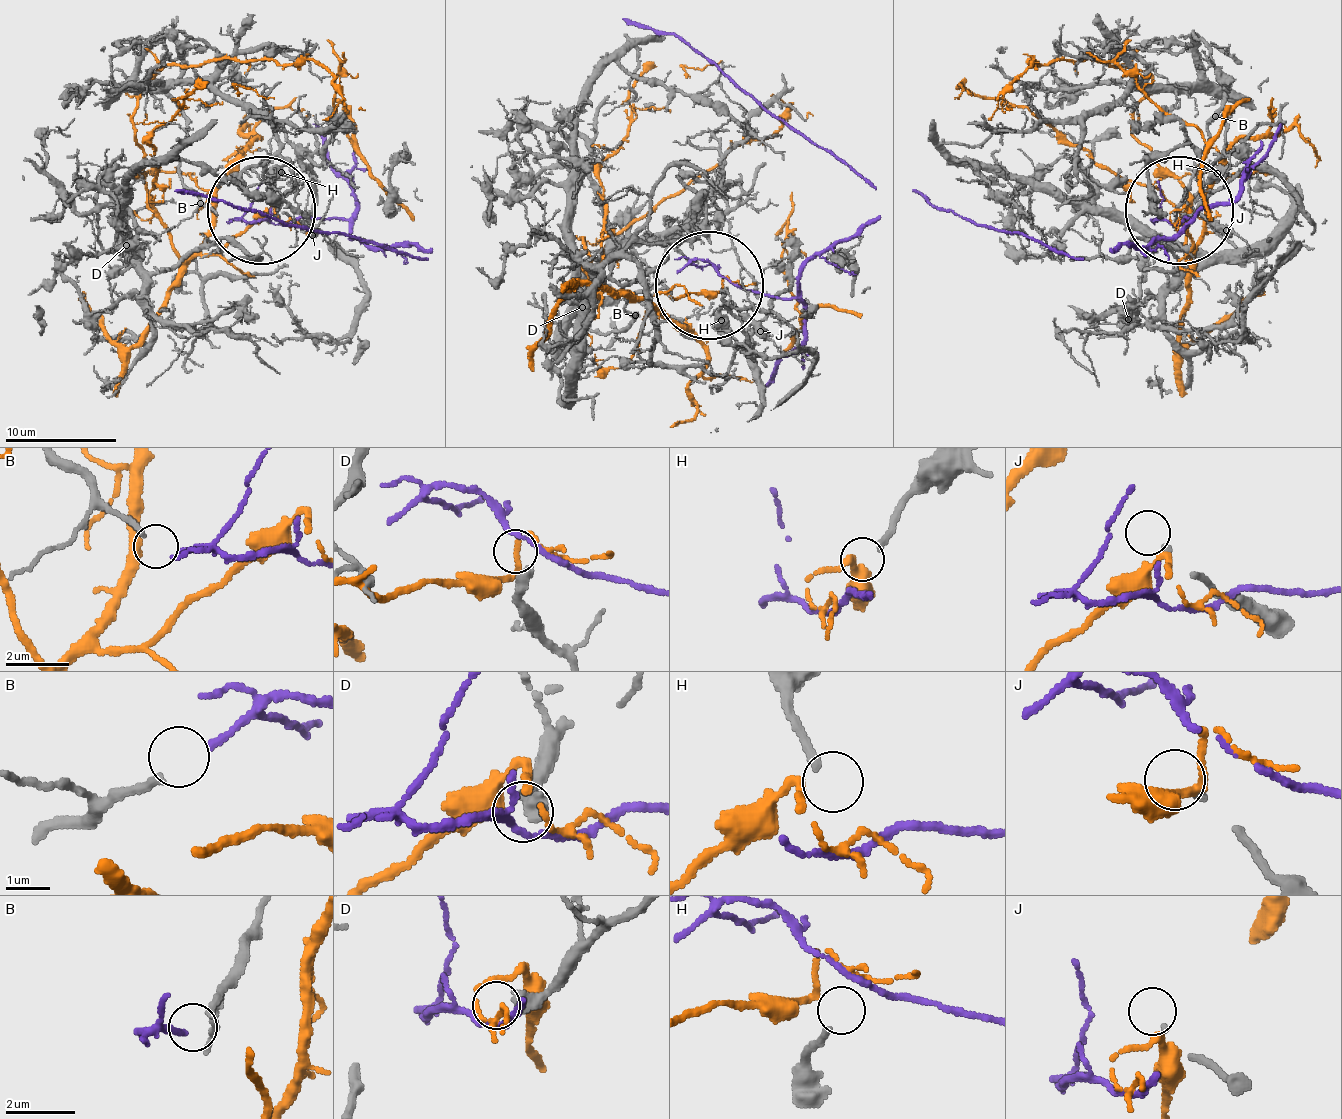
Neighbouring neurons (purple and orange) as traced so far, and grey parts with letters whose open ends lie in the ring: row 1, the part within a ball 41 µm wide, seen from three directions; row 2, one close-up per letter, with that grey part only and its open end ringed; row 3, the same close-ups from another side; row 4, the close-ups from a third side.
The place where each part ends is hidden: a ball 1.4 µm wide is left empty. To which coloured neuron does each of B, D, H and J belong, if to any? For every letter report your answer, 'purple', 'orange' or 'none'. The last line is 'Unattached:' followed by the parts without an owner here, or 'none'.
B: purple
D: none
H: none
J: none
Unattached: D, H, J

